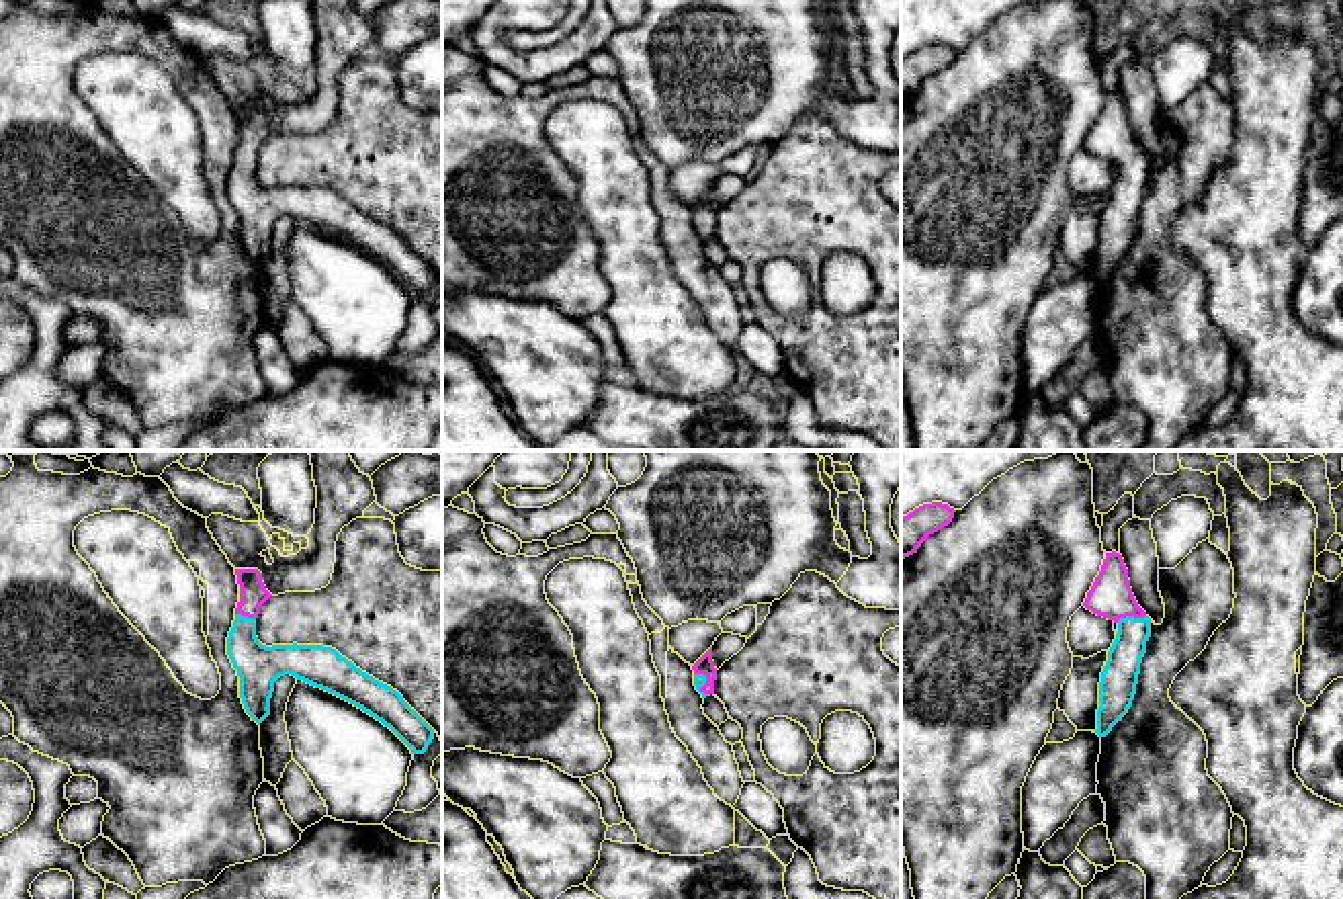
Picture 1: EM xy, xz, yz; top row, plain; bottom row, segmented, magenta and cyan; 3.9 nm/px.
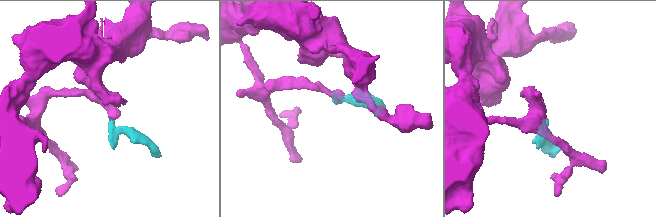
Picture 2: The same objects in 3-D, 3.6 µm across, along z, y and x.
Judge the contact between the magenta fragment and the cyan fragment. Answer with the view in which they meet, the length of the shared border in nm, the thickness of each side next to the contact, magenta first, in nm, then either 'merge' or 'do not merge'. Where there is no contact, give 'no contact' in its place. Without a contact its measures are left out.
yz | 120 nm | 170/140 nm | merge

